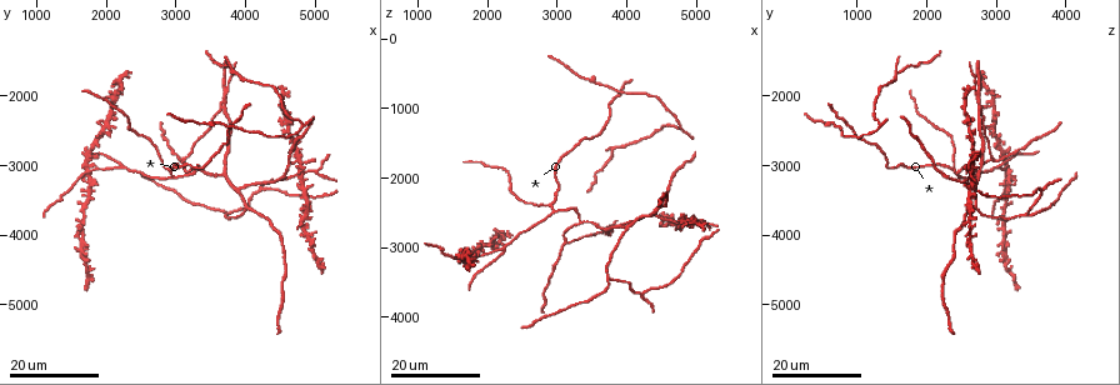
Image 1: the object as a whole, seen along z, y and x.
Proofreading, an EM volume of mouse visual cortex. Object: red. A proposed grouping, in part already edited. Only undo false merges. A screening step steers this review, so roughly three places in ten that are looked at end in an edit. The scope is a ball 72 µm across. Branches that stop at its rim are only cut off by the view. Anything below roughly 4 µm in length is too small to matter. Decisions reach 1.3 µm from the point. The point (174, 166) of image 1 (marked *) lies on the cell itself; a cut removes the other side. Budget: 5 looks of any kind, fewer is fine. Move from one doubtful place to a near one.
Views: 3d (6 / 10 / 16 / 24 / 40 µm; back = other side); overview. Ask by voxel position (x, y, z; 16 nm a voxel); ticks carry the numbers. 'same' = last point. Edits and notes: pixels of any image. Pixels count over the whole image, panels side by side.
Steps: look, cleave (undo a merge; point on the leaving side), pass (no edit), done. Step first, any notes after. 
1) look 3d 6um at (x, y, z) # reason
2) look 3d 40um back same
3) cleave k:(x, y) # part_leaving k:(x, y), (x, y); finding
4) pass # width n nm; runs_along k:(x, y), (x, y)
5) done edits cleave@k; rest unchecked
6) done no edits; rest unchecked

look 3d 24um at (4250, 3350, 3700) # a fork

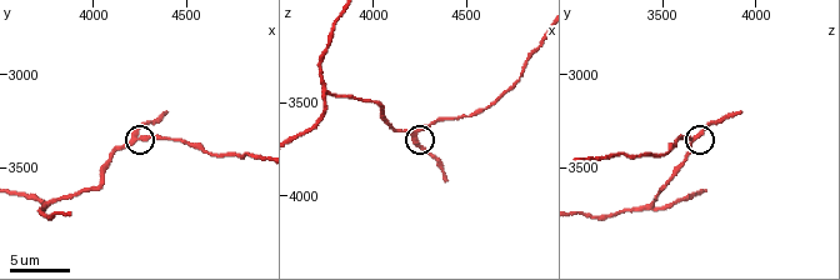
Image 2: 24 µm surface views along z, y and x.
look 3d 6um at (4220, 3340, 3680) # closer look

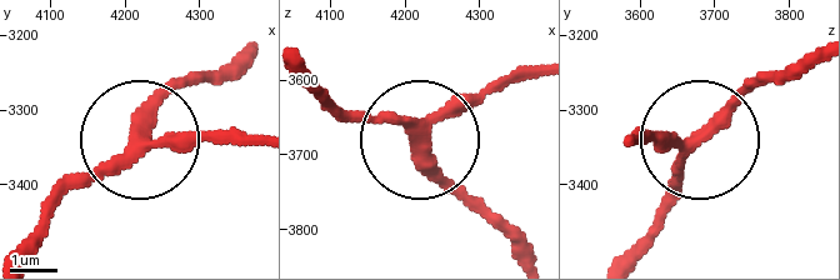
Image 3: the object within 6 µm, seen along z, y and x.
pass # arms 3; runs_along 3:(624, 249), (683, 153), (763, 74); all the same cell

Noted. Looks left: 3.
look 3d 24um at (5000, 3050, 2650) # three arms meet

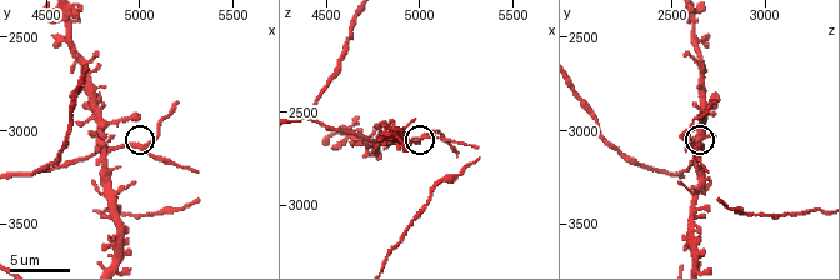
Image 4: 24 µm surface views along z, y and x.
look 3d 6um at (5020, 3080, 2620) # closer look

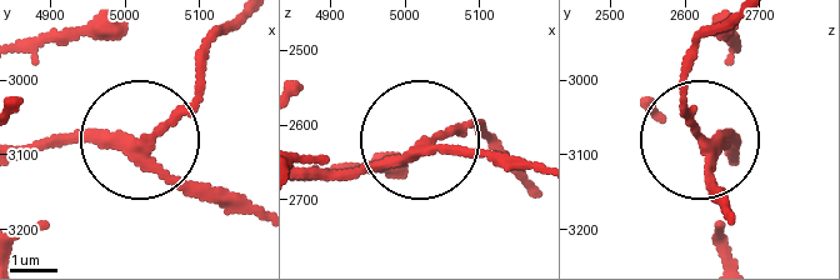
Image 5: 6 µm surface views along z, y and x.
pass # width 200 nm; runs_along 5:(300, 174), (348, 174), (419, 141), (499, 158); continuous, no second cell

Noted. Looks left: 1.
done no edits; rest unchecked

